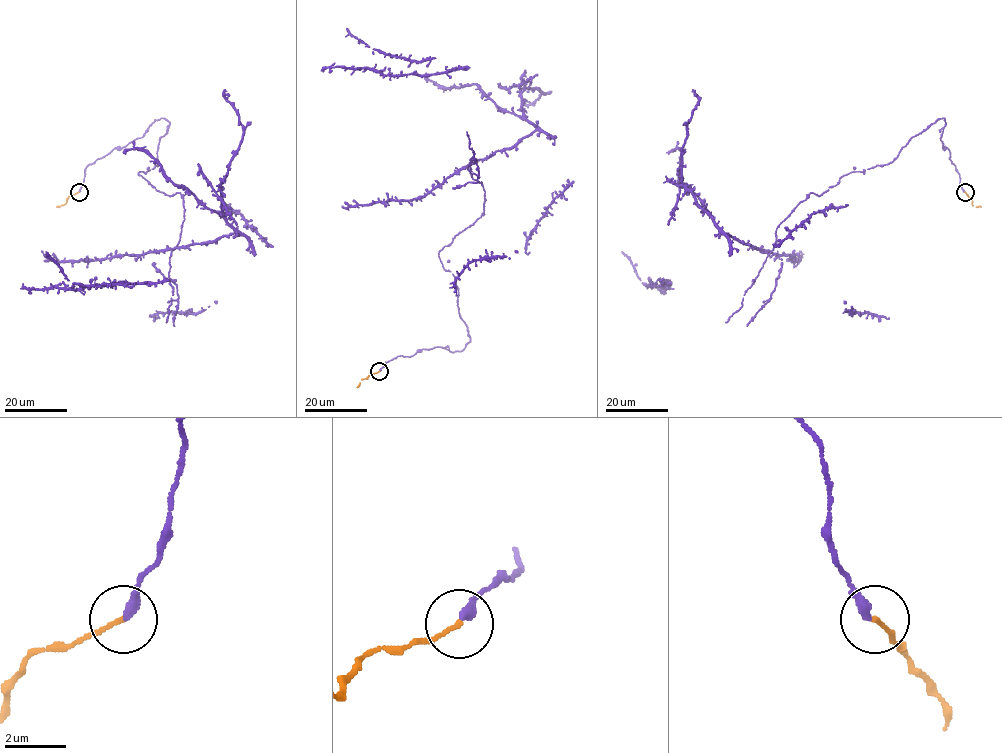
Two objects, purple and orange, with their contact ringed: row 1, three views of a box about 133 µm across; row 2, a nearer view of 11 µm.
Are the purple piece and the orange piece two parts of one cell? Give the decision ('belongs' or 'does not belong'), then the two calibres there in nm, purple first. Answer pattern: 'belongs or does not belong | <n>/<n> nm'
belongs | 300/140 nm

